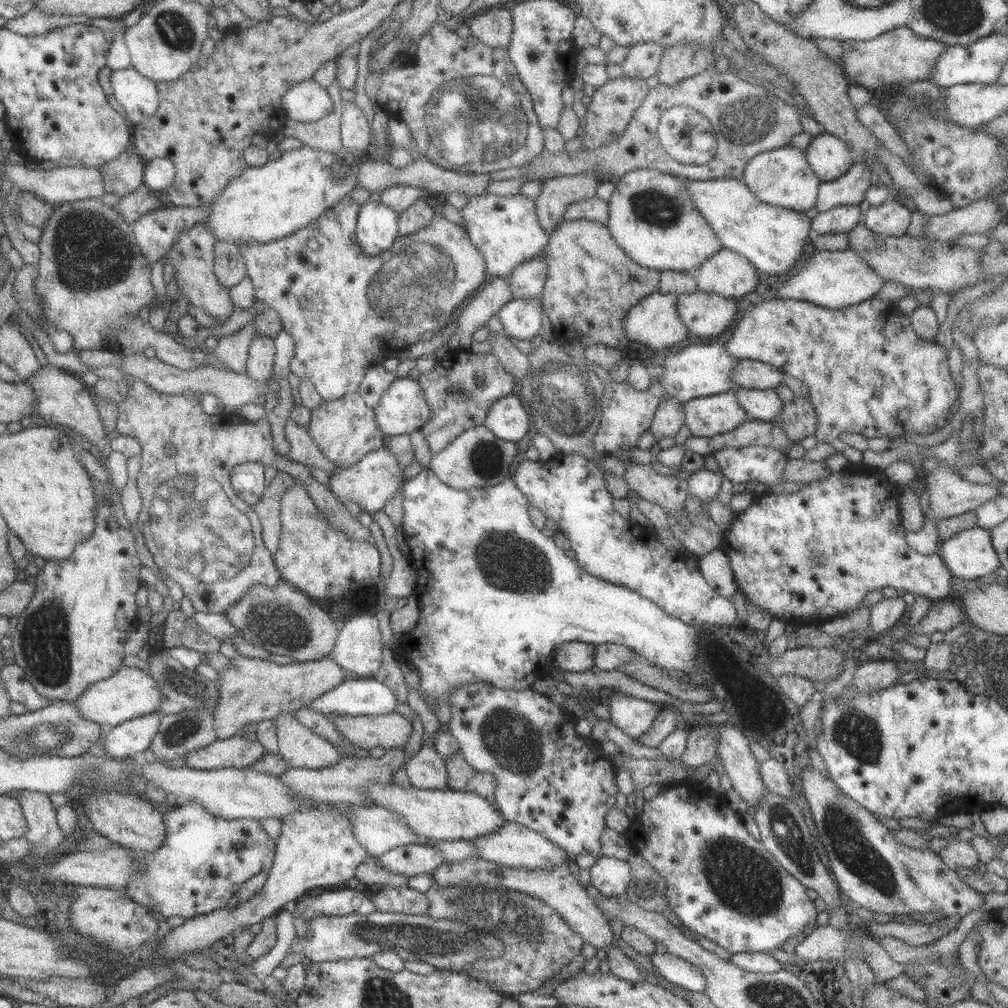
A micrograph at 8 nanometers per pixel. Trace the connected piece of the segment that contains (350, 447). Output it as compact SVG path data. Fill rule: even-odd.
M358 393L325 401L311 410L307 432L321 454L339 469L347 468L364 454L385 446L387 439L387 435L377 426L372 407L368 407Z

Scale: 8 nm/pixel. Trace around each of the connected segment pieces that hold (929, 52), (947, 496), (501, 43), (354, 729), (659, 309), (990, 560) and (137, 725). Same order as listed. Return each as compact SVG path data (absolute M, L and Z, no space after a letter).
M898 26L871 40L841 41L841 44L842 61L838 65L850 82L863 86L870 92L874 88L887 88L887 85L928 80L939 55L946 49L945 43L919 36L907 26Z
M940 466L926 477L929 512L923 514L923 523L929 519L934 523L945 517L974 510L986 500L1000 495L1000 487L975 484L963 480L951 467Z
M491 7L467 20L472 36L491 48L508 48L512 37L510 9Z
M395 711L381 716L325 715L345 741L365 750L375 746L390 749L404 745L412 732L409 720Z
M659 291L648 294L641 299L635 306L630 307L628 314L625 315L624 331L629 340L636 340L643 343L653 350L669 348L673 344L679 344L688 336L688 330L681 322L677 310L677 293L661 294Z
M977 526L960 530L947 540L940 541L935 555L953 577L975 580L996 572L1000 562L992 547L990 529Z
M159 711L150 712L121 722L113 728L106 728L101 738L104 754L116 760L124 760L133 757L135 752L148 749L162 715Z

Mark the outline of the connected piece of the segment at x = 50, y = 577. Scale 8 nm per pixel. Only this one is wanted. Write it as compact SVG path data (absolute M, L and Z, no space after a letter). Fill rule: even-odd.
M95 496L94 501L93 532L89 538L77 541L63 561L45 560L34 575L35 594L24 612L17 616L17 625L10 634L13 663L21 668L24 677L41 696L55 701L72 701L84 688L111 677L125 656L123 644L127 641L127 632L137 624L135 594L143 583L139 578L142 564L135 538L131 531L117 523L108 498L102 500Z

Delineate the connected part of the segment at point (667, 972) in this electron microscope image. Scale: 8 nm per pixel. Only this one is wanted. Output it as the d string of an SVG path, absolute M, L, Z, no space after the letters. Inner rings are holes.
M667 951L653 952L648 958L659 976L667 982L693 992L702 992L705 979L697 966Z

